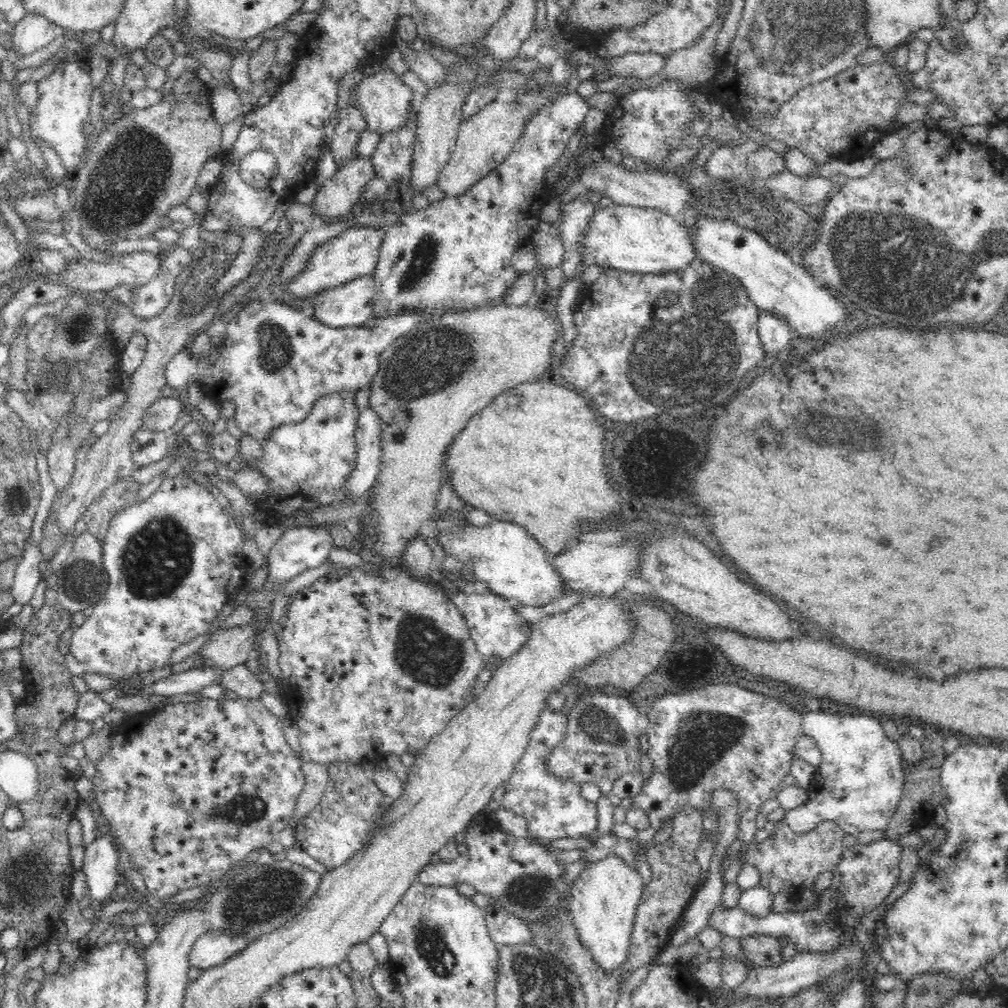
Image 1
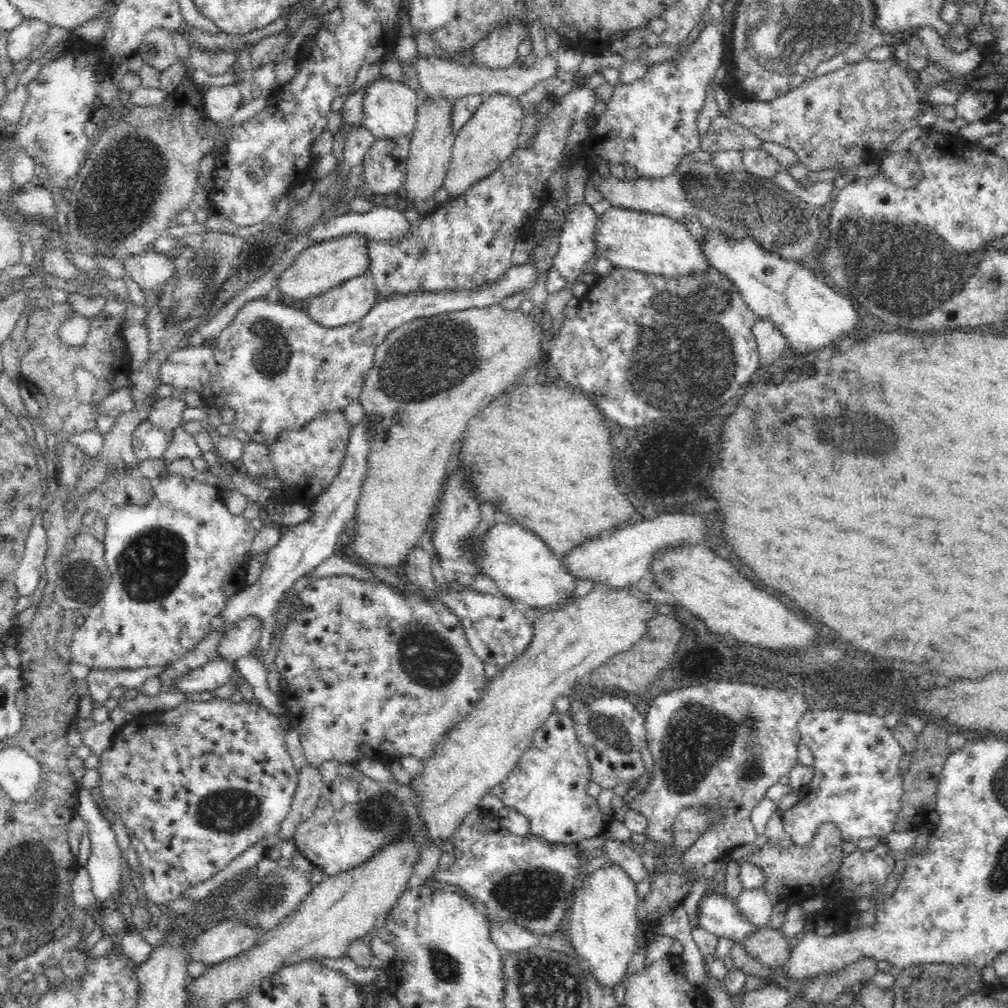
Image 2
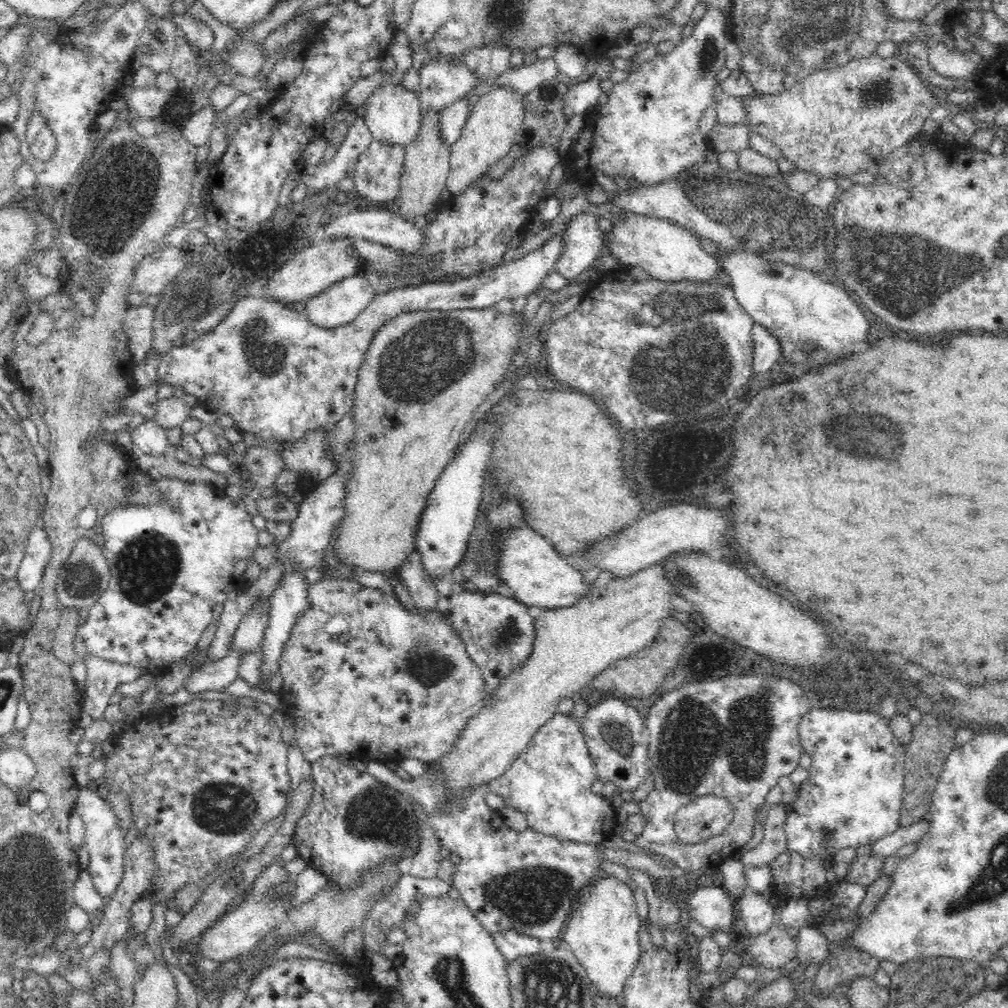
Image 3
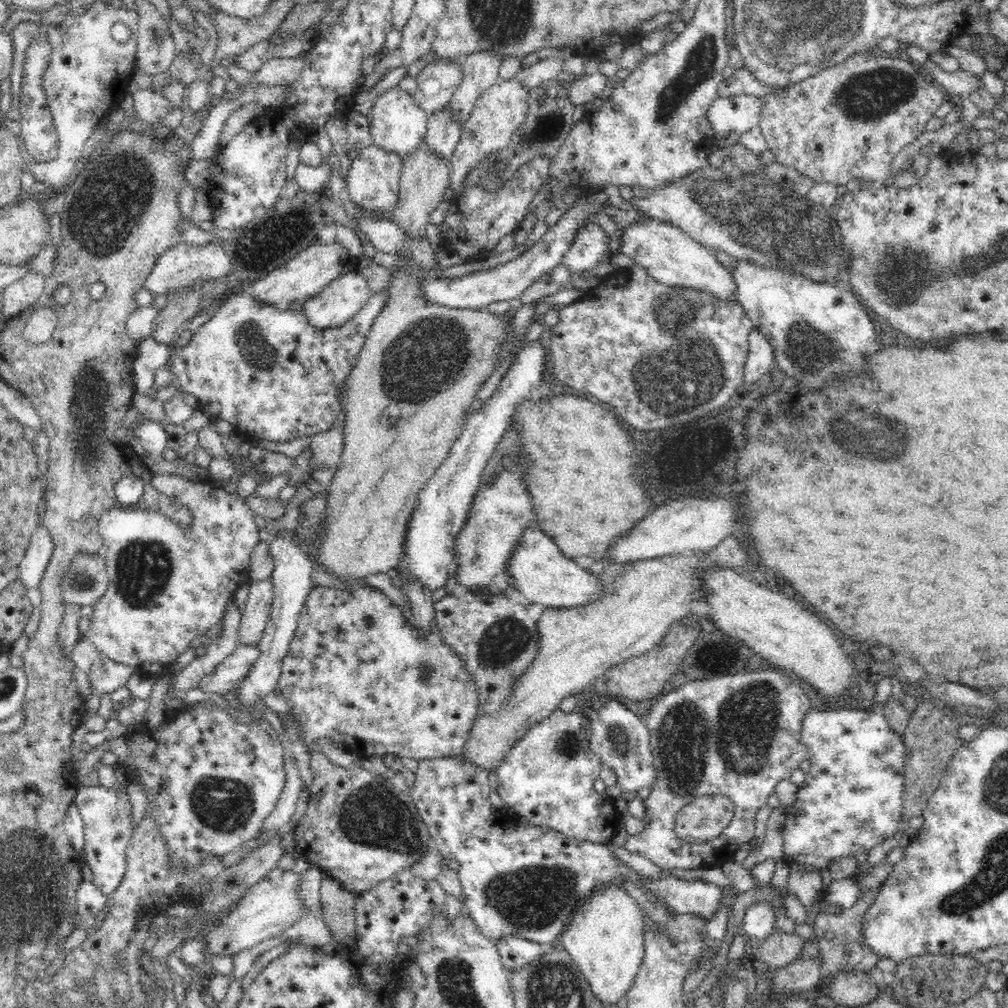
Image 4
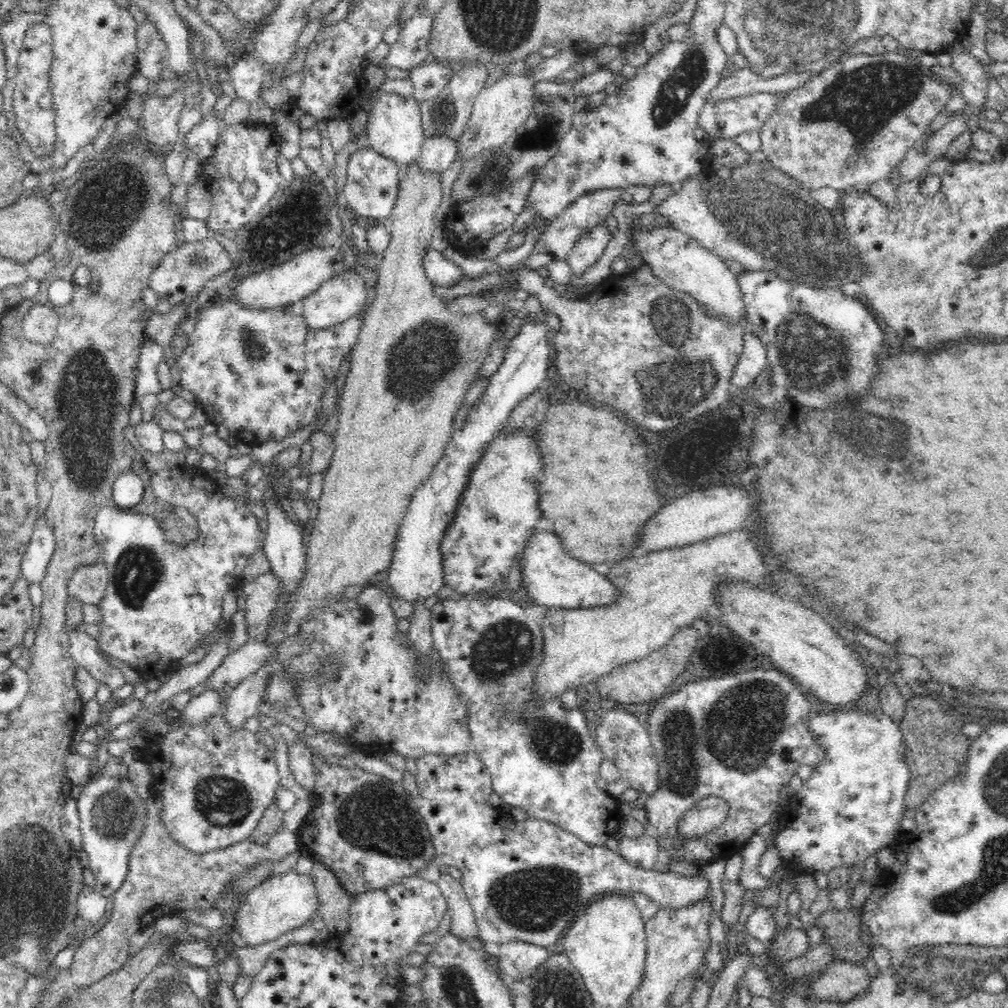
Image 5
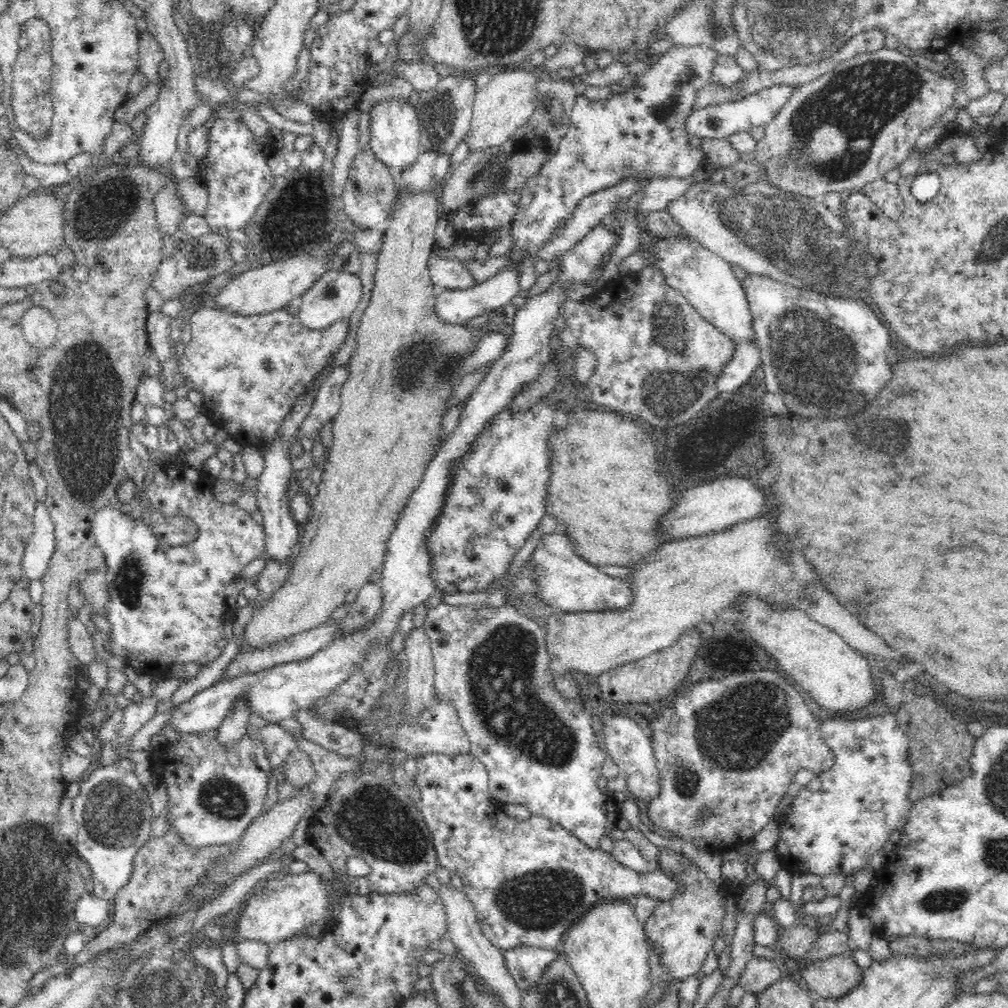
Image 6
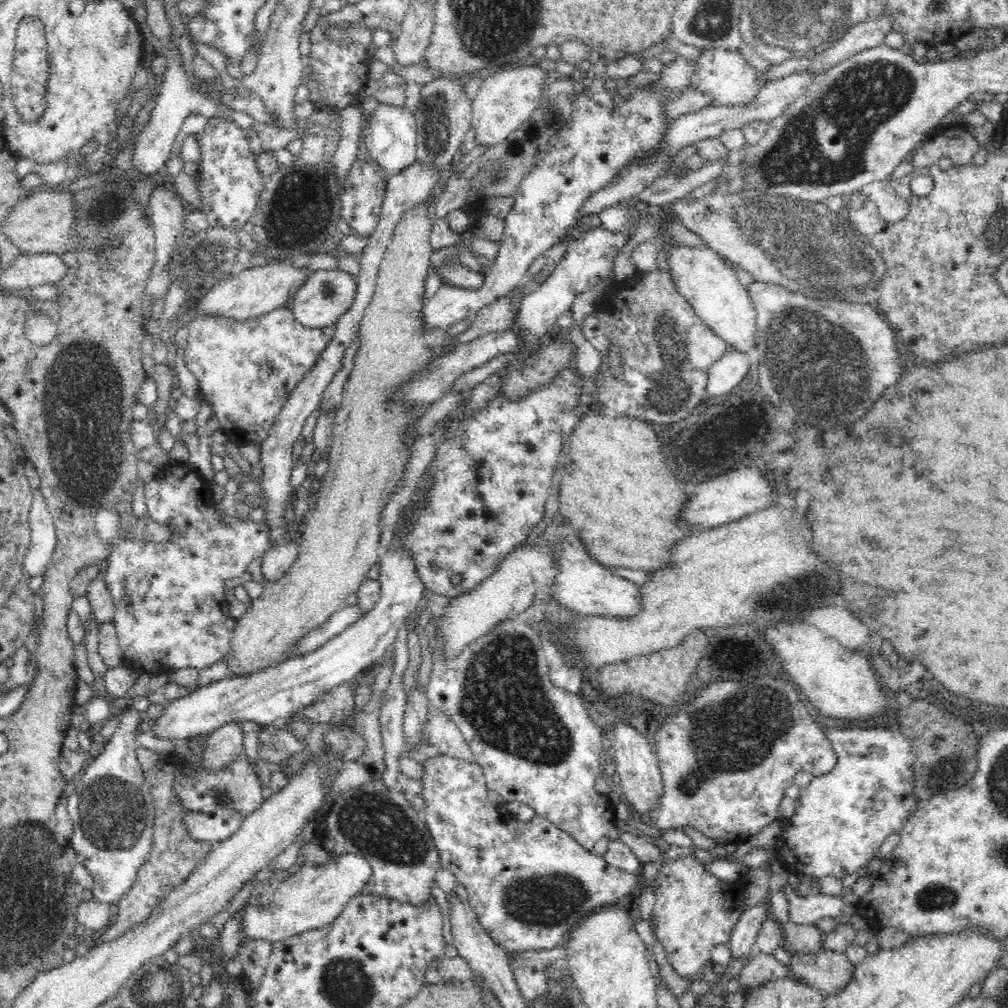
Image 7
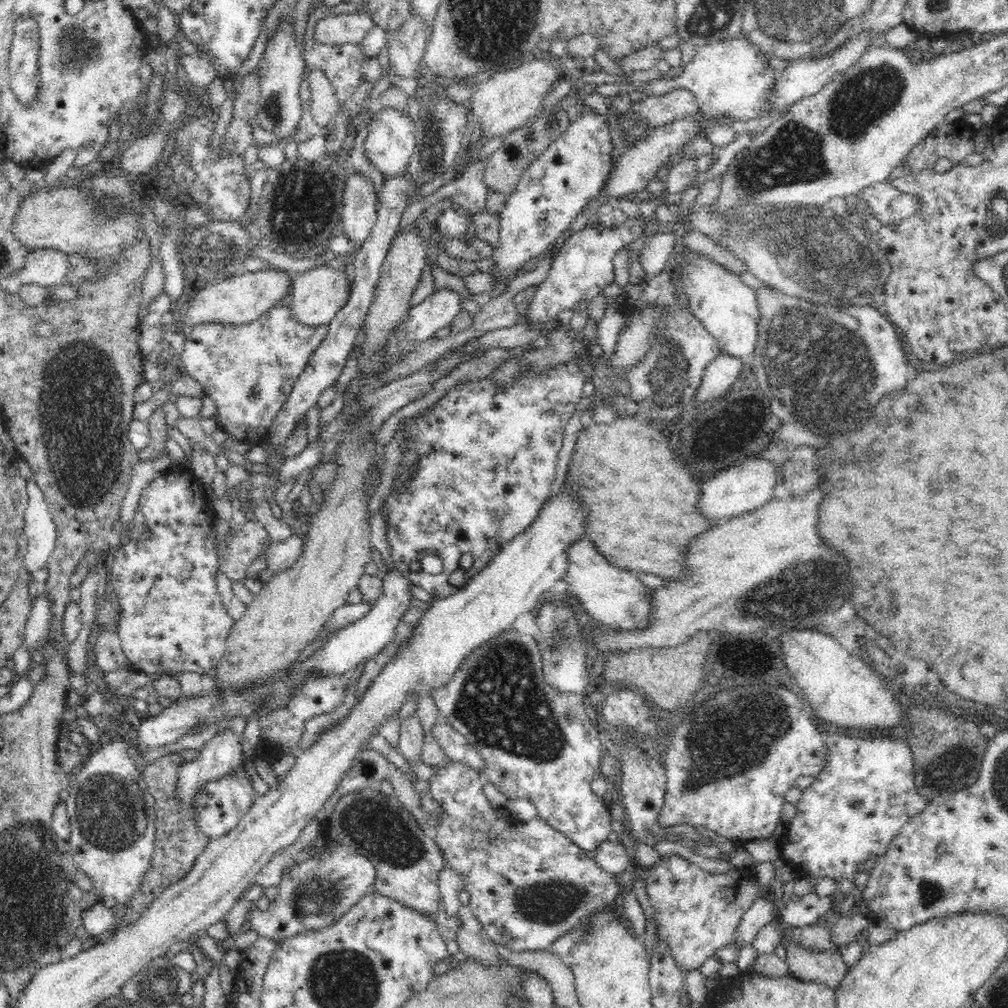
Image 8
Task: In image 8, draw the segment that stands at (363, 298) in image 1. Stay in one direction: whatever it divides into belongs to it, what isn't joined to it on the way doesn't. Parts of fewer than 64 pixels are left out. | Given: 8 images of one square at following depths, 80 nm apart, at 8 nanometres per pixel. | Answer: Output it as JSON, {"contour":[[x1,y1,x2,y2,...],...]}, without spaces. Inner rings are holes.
{"contour":[[324,265,300,273,293,281,290,291,292,300,289,307,296,320,305,326,328,326,335,314,347,303,351,293,351,284,342,269]]}

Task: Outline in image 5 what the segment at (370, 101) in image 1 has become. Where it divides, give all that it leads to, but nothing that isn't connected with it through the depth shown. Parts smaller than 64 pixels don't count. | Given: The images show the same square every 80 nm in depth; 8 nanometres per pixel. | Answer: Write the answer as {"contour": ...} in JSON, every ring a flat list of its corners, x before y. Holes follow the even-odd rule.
{"contour":[[384,93,374,104,367,120,367,142,365,146,382,156,397,162,399,166,410,166,417,162,425,142,419,102,412,96]]}

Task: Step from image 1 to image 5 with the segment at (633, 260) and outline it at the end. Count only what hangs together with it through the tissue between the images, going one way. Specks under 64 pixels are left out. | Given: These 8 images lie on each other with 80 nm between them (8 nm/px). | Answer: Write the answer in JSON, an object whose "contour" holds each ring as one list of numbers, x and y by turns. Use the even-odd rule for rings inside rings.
{"contour":[[672,225,653,227,648,231,630,231,630,244,643,264,648,265,658,279,674,290,689,294,707,311,727,318,728,322,740,322,746,315,738,277,722,257,702,248,691,236]]}

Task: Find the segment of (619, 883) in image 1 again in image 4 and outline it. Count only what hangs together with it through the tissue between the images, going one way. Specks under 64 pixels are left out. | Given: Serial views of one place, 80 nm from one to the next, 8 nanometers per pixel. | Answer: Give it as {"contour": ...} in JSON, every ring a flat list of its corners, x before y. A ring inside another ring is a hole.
{"contour":[[618,885,592,892,575,911,561,933,558,945,586,977,592,992,603,1004,616,1004,630,990,645,954,643,911,636,899]]}

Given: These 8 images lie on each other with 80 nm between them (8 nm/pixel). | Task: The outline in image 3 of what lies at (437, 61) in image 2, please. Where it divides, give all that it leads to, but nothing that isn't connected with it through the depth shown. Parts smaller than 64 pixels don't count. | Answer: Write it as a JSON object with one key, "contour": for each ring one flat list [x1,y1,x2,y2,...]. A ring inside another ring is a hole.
{"contour":[[434,55,422,64,419,70,419,79,419,89,415,93,419,98,423,112,441,111,455,100,463,98,468,91,477,85,477,76,464,62,460,59,449,59,441,55],[553,57,538,58,533,64,523,64,520,68,508,68,494,82,494,87,500,85,518,91,523,95,530,94,543,82,558,76,559,68]]}

